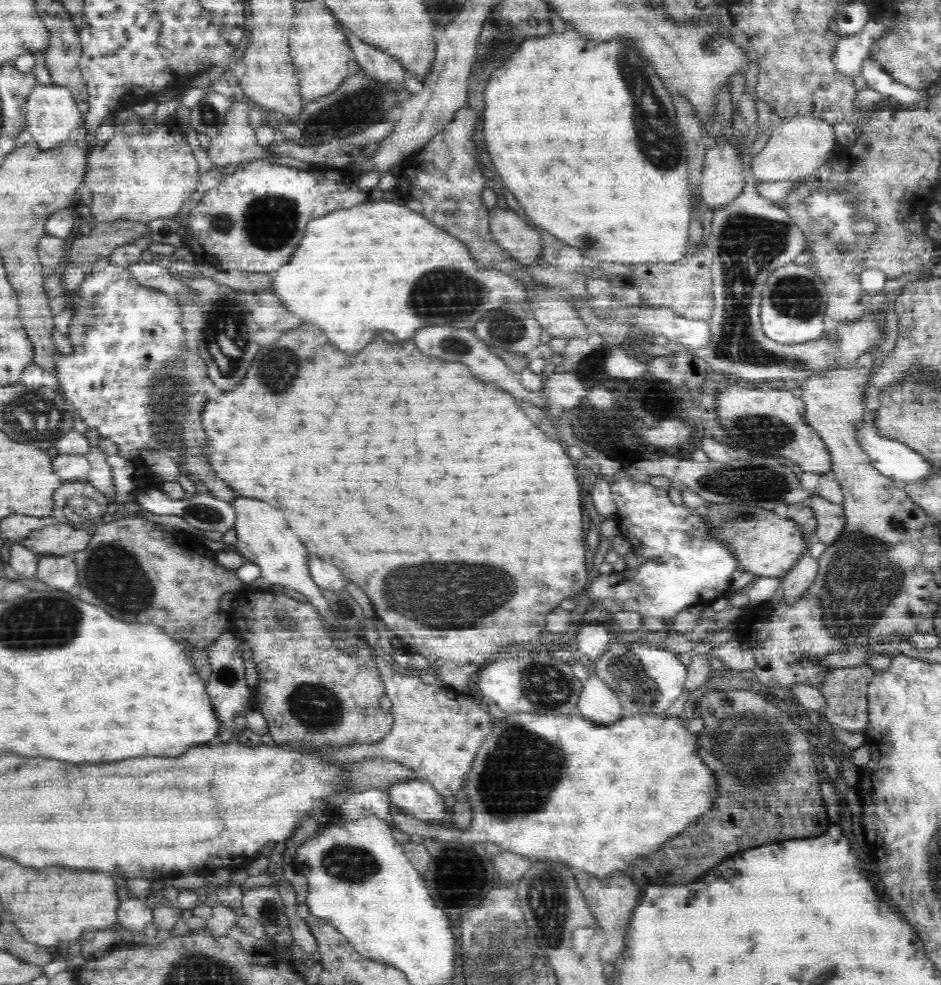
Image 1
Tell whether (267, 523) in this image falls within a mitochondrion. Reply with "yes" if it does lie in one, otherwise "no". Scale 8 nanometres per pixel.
no

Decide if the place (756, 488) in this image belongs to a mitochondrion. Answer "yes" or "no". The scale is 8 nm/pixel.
yes

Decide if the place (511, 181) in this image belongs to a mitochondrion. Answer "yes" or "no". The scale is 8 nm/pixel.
no

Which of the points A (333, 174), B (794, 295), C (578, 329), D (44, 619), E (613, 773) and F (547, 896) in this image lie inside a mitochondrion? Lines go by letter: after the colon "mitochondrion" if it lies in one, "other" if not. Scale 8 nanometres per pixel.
A: other
B: mitochondrion
C: other
D: mitochondrion
E: other
F: mitochondrion

